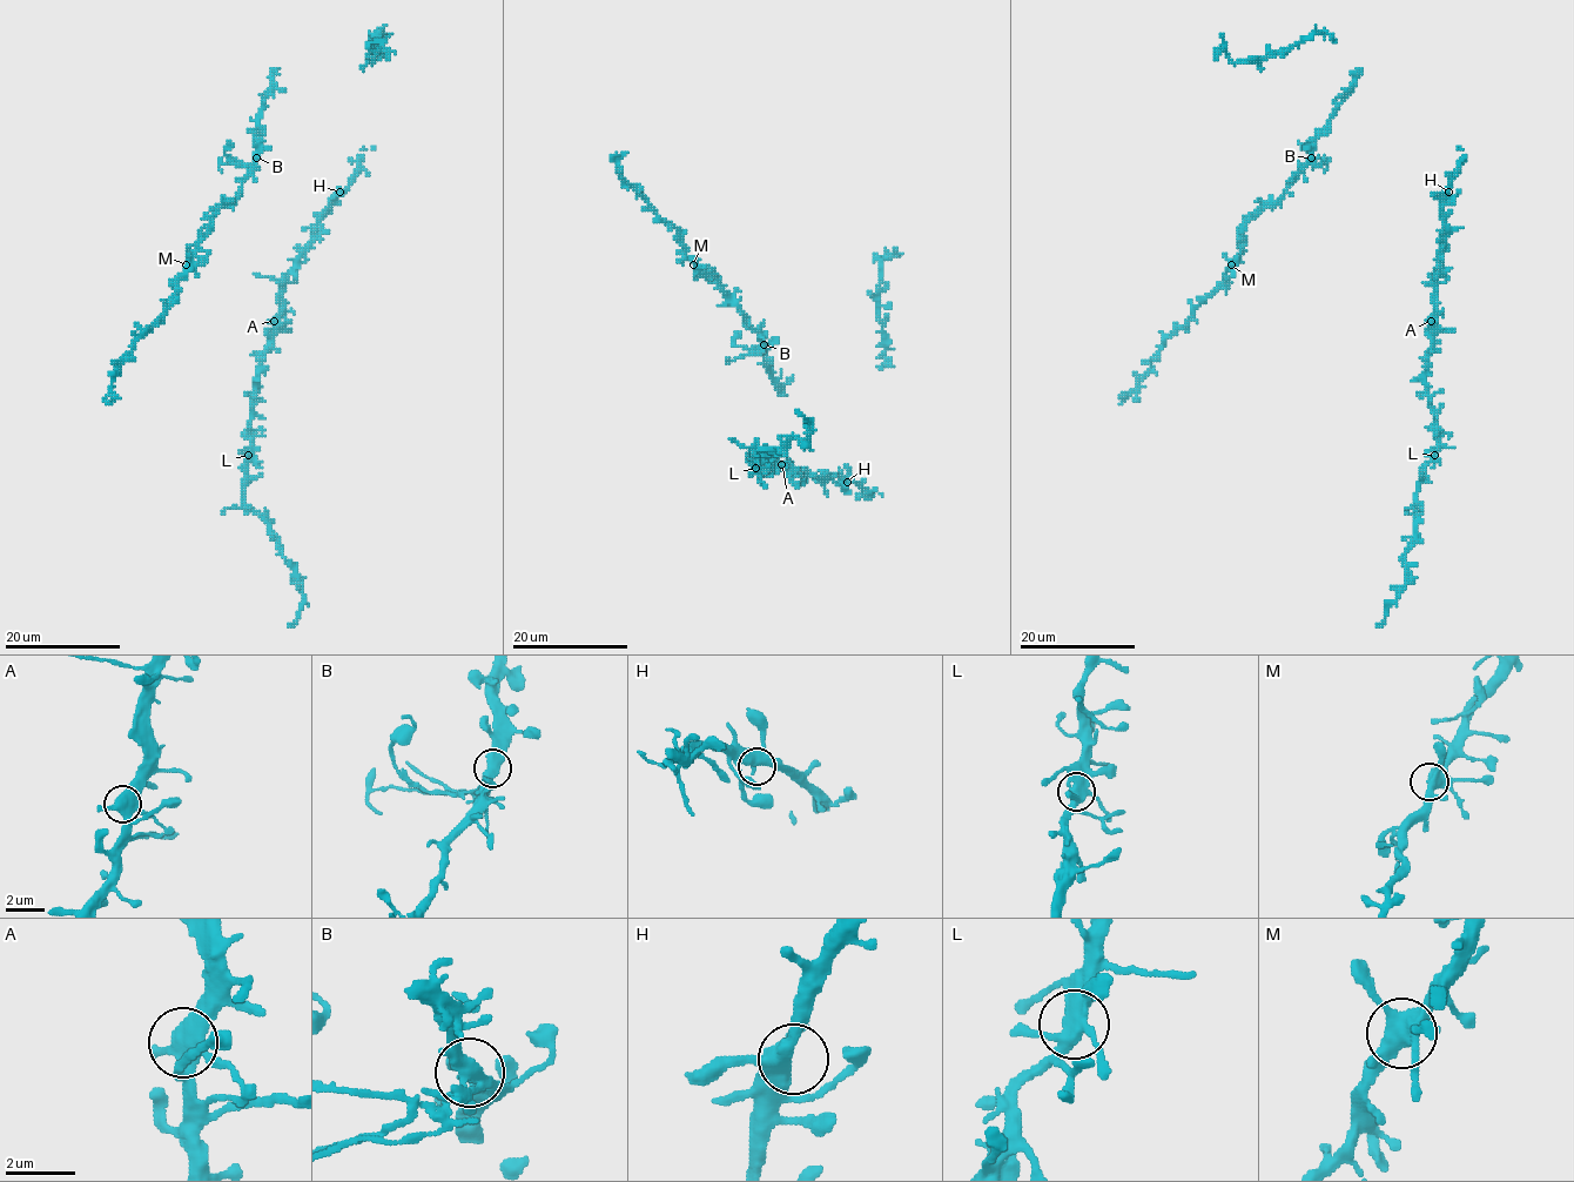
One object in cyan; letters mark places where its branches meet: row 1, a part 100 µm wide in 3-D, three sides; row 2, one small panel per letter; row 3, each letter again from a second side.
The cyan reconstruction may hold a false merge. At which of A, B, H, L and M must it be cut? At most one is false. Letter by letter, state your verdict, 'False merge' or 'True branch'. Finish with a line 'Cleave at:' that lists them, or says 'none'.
A: True branch
B: False merge
H: True branch
L: True branch
M: True branch
Cleave at: B

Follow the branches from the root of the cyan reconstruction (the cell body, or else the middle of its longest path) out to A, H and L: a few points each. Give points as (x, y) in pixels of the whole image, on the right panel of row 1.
A: (1431, 195), (1443, 194), (1445, 220), (1445, 246), (1437, 279), (1434, 316), (1431, 321)
H: (1431, 195), (1448, 192)
L: (1431, 195), (1443, 194), (1445, 220), (1432, 350), (1425, 376), (1427, 403), (1439, 434), (1434, 455)

